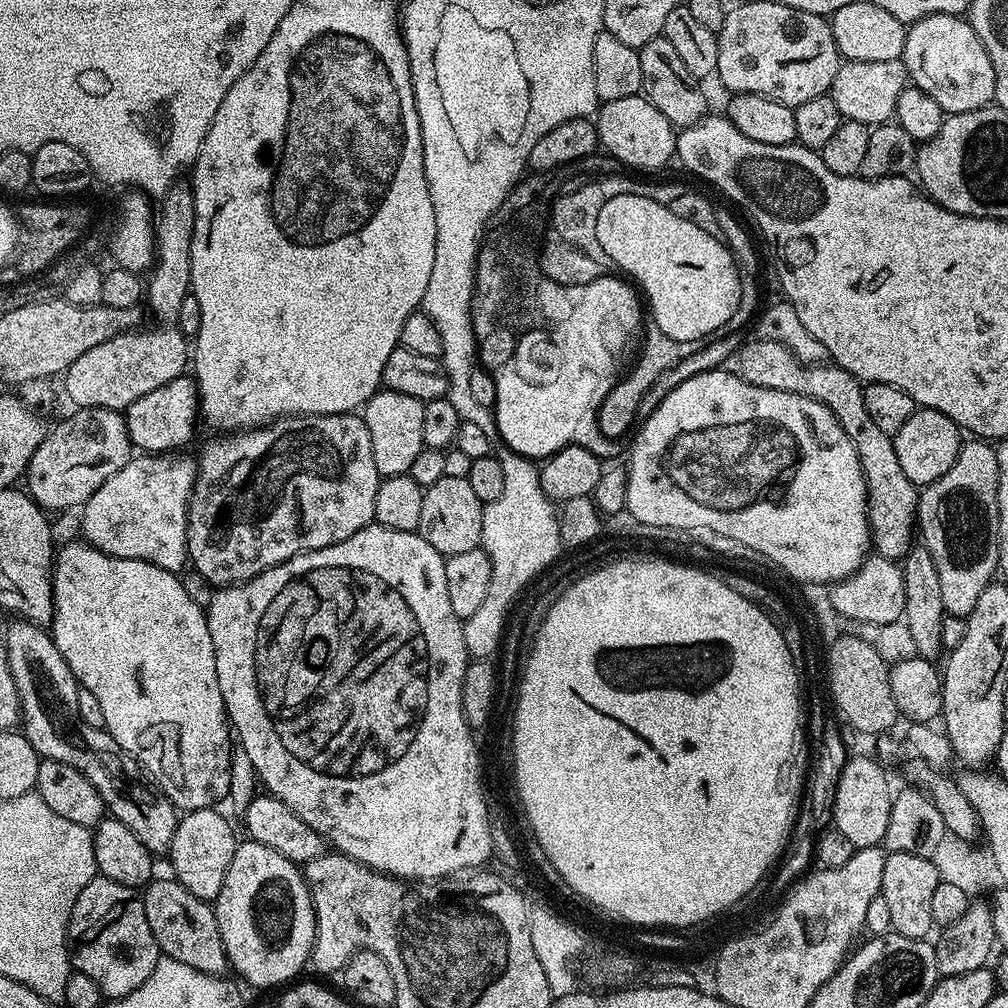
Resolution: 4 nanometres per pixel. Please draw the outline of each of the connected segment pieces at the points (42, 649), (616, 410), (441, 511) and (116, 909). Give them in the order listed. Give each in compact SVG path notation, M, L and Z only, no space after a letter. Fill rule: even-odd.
M16 618L13 621L3 635L10 658L10 674L14 674L14 686L18 686L20 695L24 737L41 758L66 762L86 777L104 799L111 819L130 826L138 842L142 842L149 852L167 853L178 823L176 805L145 775L136 759L114 742L107 730L90 726L80 717L78 694L81 687L51 635L29 620Z
M649 323L642 336L642 347L639 349L638 359L635 361L635 364L637 363L636 369L634 369L634 364L627 375L617 379L616 384L610 390L610 394L602 402L600 411L596 413L596 421L604 437L607 440L620 440L624 438L628 431L631 433L638 420L636 412L639 402L648 393L650 386L654 386L654 382L658 382L658 378L662 378L662 374L666 374L666 370L678 366L678 362L682 362L682 358L690 358L690 354L698 354L700 347L702 347L702 344L699 340L678 342L674 338L662 334L662 330L658 330L656 324ZM639 356L640 361L638 361ZM632 423L634 423L633 428Z
M443 476L442 478L438 478L438 482L434 482L434 486L424 489L422 522L418 531L420 537L426 542L430 542L430 546L434 546L434 550L438 550L440 555L445 558L457 556L458 554L466 554L470 550L481 547L483 513L484 504L474 494L474 490L470 486L467 477L452 478Z
M99 874L84 887L74 902L72 916L69 918L67 946L73 969L92 978L100 988L101 997L114 1000L130 994L130 990L138 990L138 986L150 978L150 970L154 970L162 955L150 930L150 922L146 922L143 899L133 889Z

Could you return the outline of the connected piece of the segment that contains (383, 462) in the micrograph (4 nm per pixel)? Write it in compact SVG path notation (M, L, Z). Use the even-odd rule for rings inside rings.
M385 387L377 390L362 409L362 417L370 430L370 443L373 447L374 463L381 477L407 476L410 466L414 466L414 458L424 447L422 438L422 410L424 401L411 397L407 390L395 392Z

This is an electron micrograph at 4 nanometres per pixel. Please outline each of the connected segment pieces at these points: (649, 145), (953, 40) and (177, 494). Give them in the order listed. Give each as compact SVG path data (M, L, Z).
M643 94L601 103L594 123L599 147L632 168L660 168L675 157L677 129Z
M943 12L909 23L904 34L902 59L909 81L930 94L945 114L986 108L995 101L996 83L990 54L964 16Z
M140 454L128 460L118 474L106 478L79 513L83 539L111 556L145 560L167 572L179 573L180 567L189 563L188 499L192 497L197 465L195 459L187 460L180 455L184 454Z

